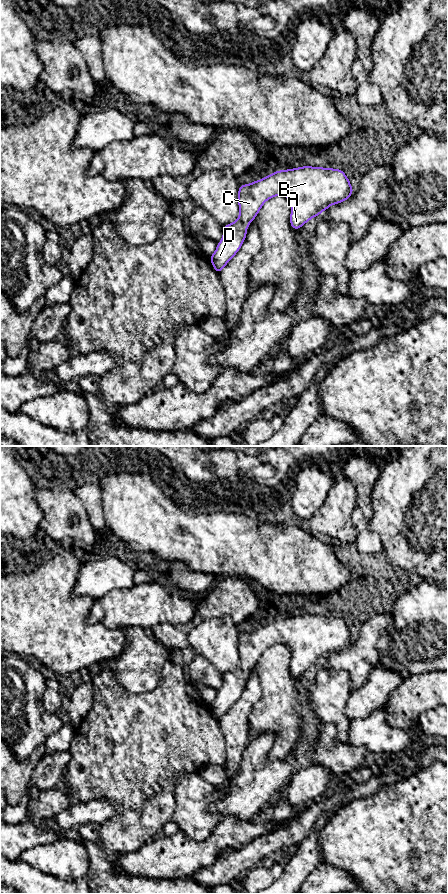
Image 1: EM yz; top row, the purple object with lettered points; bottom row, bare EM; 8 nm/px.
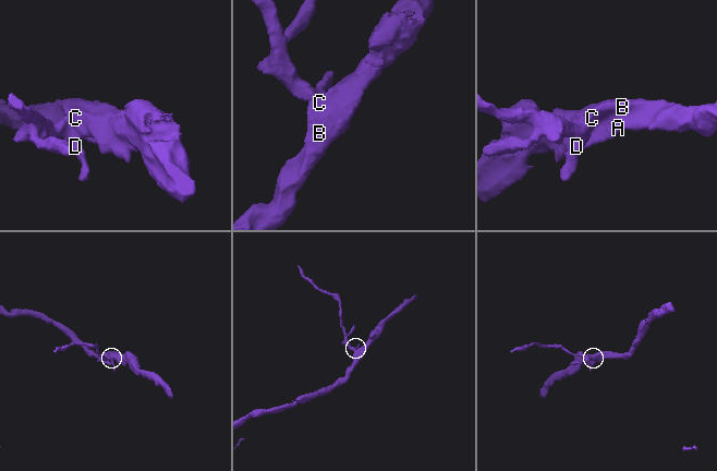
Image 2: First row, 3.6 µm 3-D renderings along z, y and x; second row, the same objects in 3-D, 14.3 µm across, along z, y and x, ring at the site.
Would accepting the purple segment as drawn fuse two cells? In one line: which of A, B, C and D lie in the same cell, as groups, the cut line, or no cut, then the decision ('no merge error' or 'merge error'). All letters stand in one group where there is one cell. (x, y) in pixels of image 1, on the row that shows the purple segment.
groups A B C D; cut none; no merge error

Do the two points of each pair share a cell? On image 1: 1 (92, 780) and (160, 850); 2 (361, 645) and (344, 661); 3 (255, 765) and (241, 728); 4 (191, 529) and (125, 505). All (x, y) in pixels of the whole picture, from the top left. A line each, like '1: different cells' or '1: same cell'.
1: different cells
2: same cell
3: different cells
4: same cell

